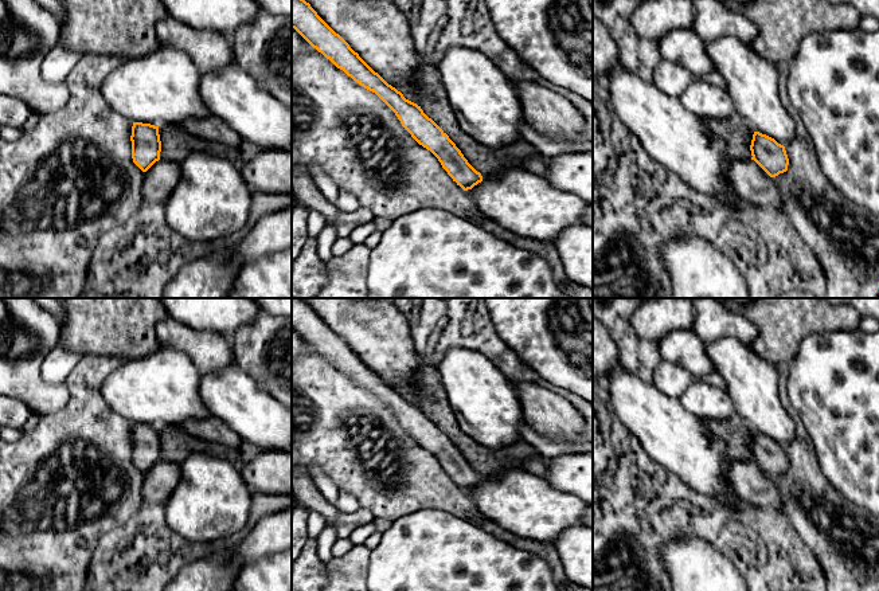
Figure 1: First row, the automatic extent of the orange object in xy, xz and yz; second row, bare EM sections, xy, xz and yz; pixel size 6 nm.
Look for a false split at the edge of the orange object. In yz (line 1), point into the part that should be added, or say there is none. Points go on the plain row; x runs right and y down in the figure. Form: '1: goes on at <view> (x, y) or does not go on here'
1: does not go on here

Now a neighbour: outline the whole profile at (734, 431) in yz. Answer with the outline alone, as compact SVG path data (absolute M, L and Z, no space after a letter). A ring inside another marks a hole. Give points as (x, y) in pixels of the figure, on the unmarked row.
M735 412L724 420L702 420L703 426L726 443L726 453L731 461L751 461L751 441L754 431Z

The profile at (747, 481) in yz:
M731 461L726 481L738 500L767 512L782 509L773 480L754 461Z

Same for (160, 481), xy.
M167 461L156 462L144 473L142 500L145 504L164 504L168 501L181 477L180 465Z

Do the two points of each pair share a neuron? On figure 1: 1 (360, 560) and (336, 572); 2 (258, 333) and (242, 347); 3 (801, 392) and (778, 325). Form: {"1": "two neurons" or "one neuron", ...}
{"1": "one neuron", "2": "one neuron", "3": "two neurons"}

